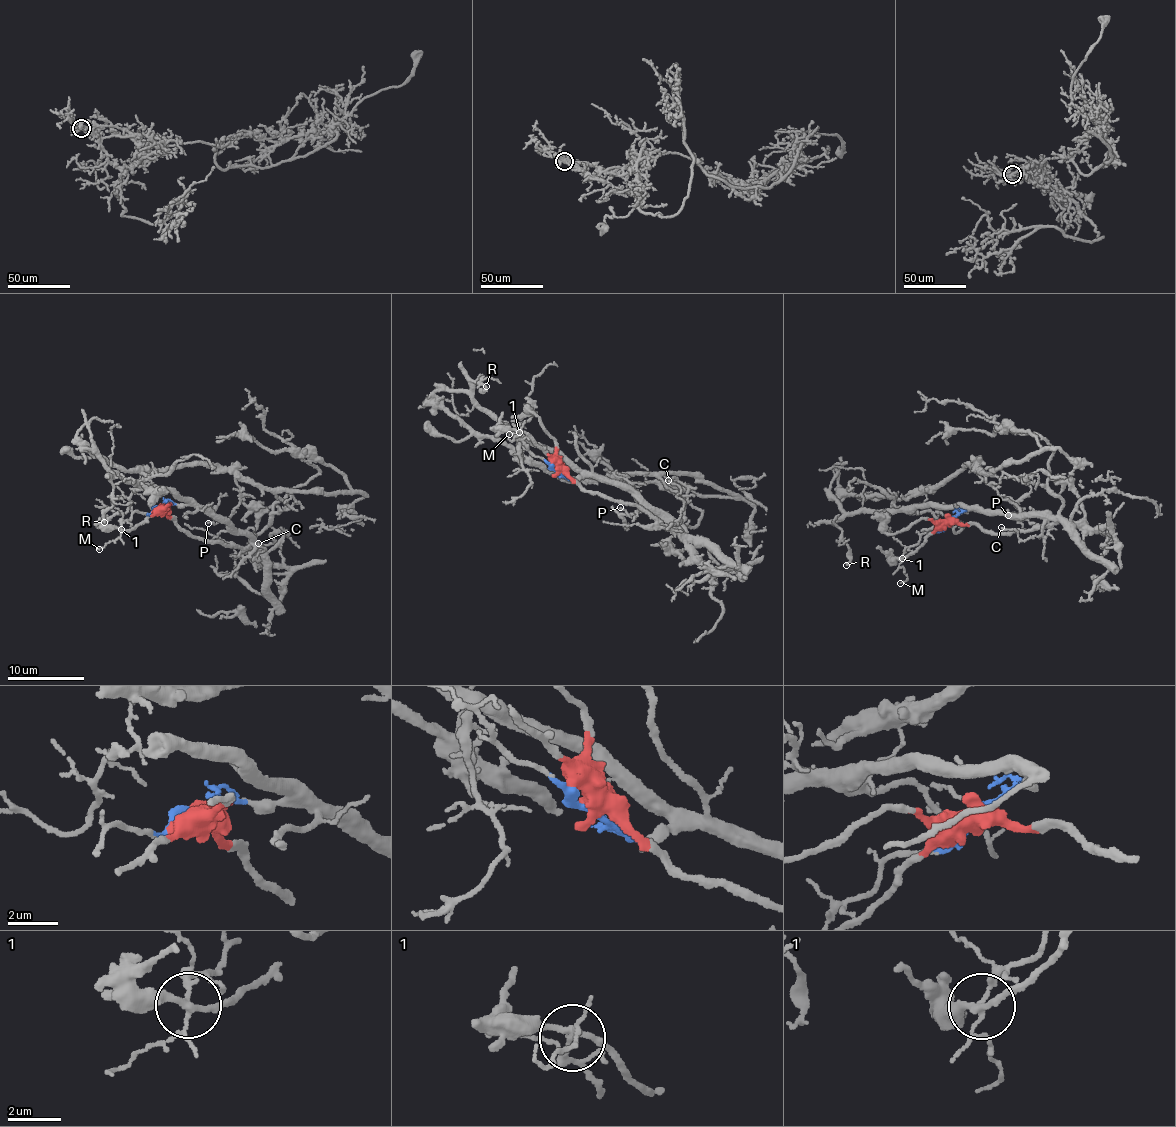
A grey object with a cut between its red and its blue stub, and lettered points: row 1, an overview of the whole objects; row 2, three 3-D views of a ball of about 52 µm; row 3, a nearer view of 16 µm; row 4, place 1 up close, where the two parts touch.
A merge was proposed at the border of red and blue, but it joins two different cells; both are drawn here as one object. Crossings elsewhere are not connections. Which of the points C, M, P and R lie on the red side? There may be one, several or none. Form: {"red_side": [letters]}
{"red_side": []}

